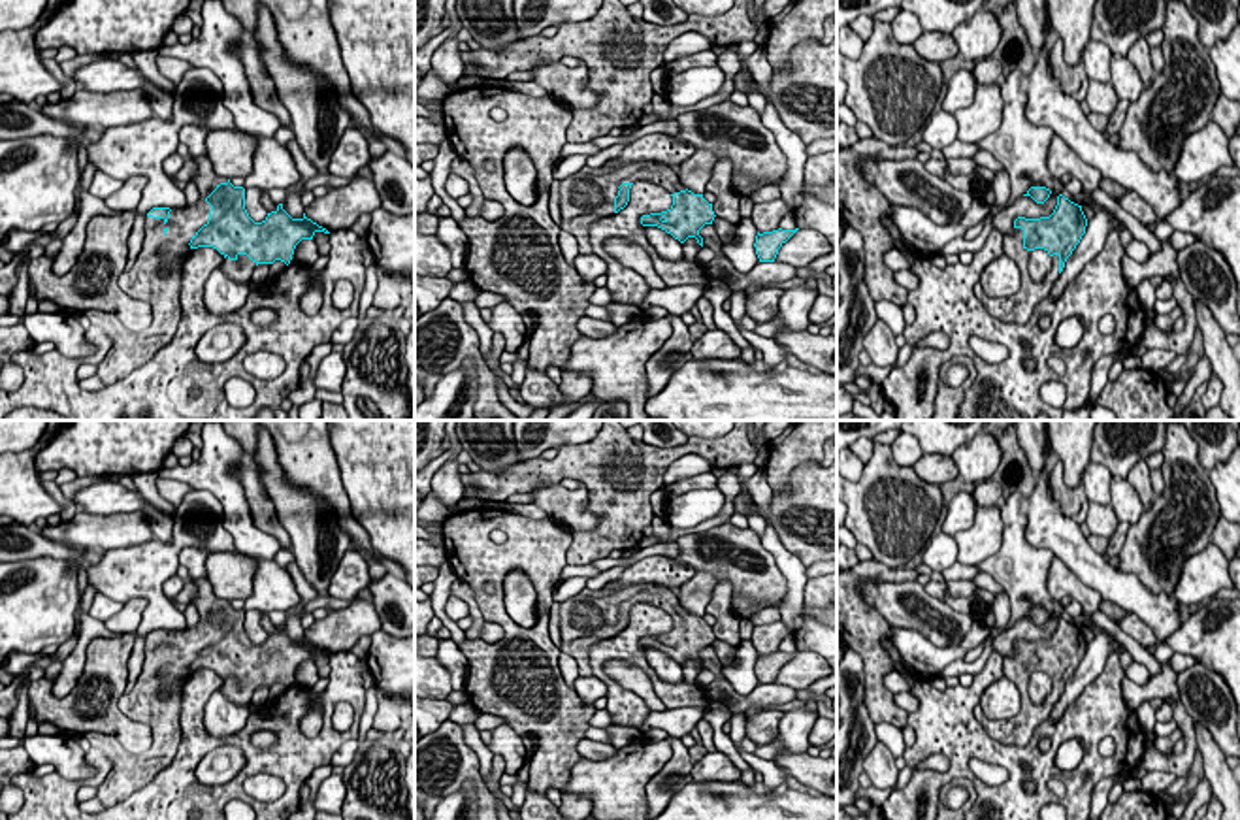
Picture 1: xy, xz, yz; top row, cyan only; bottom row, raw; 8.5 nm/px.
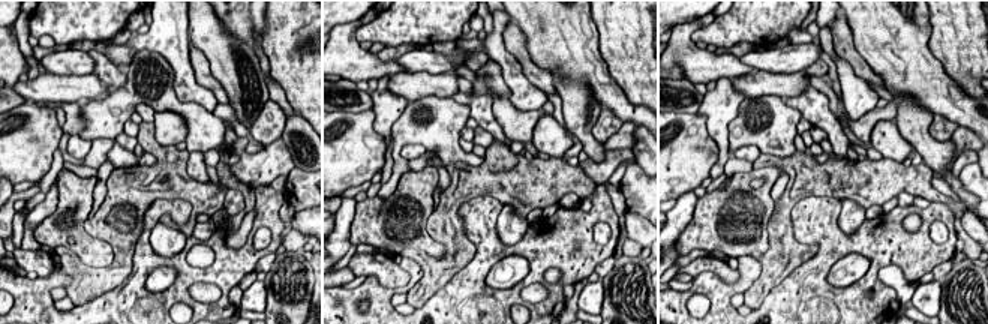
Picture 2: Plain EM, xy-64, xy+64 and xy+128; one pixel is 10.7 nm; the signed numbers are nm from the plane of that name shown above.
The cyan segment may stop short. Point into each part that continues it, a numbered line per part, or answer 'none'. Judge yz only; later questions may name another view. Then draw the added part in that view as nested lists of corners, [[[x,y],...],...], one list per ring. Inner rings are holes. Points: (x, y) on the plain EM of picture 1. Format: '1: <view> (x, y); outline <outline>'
1: yz (1018, 730); outline [[[1016,650],[1012,658],[1004,658],[1003,673],[1018,686],[1021,711],[1014,718],[987,720],[982,707],[976,705],[974,716],[995,741],[1003,745],[1025,746],[1033,737],[1035,728],[1048,720],[1053,705],[1059,701],[1059,677],[1052,679],[1050,694],[1040,705],[1036,705],[1029,699],[1031,673],[1023,669],[1021,650]]]

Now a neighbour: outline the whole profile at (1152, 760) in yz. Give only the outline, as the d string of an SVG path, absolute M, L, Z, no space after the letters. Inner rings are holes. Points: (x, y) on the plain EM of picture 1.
M1167 699L1167 703L1172 707L1174 720L1182 730L1185 750L1182 754L1168 756L1150 745L1144 748L1140 763L1146 771L1165 771L1174 777L1187 777L1197 754L1195 720L1187 714L1182 701Z

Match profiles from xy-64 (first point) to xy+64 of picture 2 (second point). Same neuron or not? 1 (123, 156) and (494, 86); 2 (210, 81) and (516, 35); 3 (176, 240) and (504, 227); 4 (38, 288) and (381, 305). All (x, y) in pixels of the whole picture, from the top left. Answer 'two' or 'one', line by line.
1: one
2: one
3: one
4: one

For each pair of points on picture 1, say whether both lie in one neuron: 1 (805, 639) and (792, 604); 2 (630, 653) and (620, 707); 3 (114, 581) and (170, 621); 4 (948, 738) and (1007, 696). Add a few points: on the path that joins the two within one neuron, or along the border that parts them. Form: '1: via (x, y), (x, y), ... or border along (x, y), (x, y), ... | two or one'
1: border along (801, 615), (801, 624), (792, 634) | two
2: via (611, 653), (600, 664), (600, 673), (613, 688) | one
3: via (129, 581), (136, 581), (159, 606) | one
4: border along (1003, 675), (984, 690), (978, 704) | two

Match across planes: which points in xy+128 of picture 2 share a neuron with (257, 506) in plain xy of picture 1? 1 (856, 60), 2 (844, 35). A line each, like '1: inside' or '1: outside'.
1: inside
2: inside

